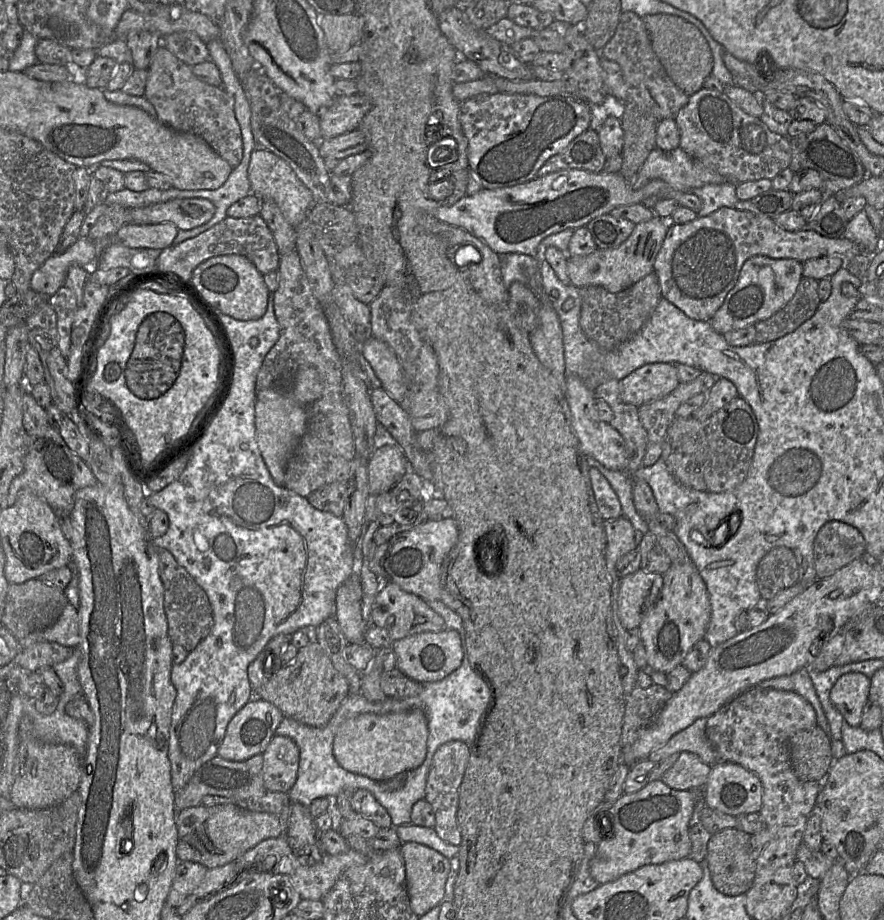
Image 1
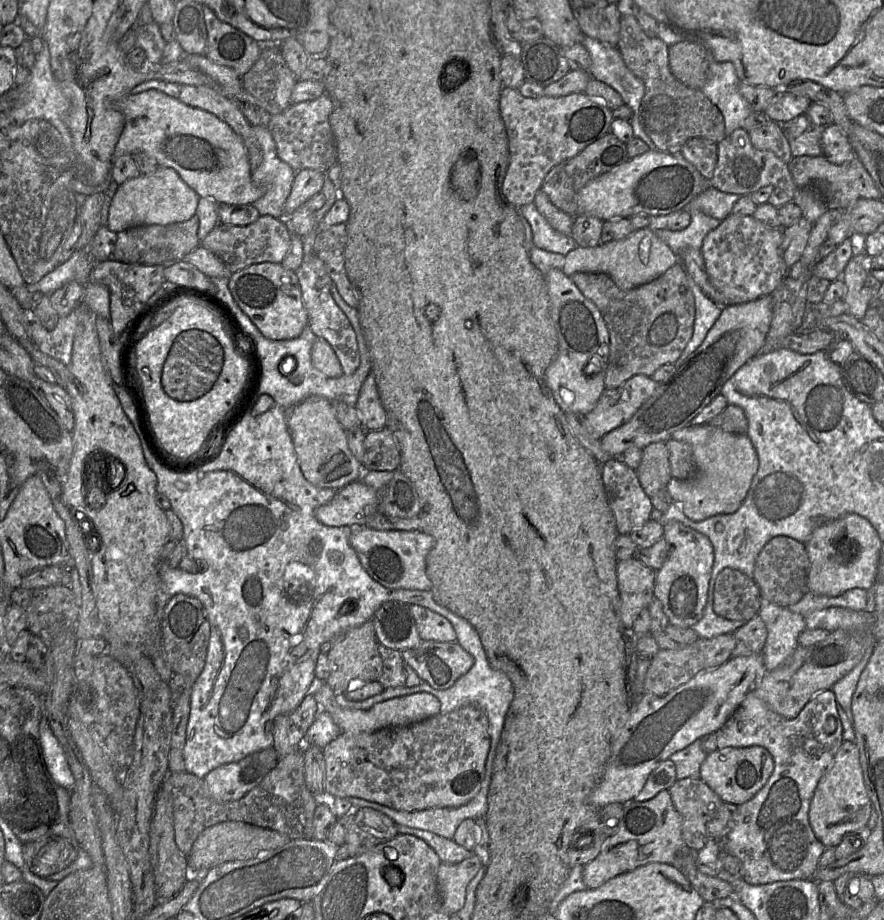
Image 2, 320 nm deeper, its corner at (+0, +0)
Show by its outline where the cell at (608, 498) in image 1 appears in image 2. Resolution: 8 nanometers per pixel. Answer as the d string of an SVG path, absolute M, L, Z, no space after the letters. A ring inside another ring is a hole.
M610 458L601 463L601 475L620 535L629 534L651 519L651 498L644 492L636 470L620 458Z

